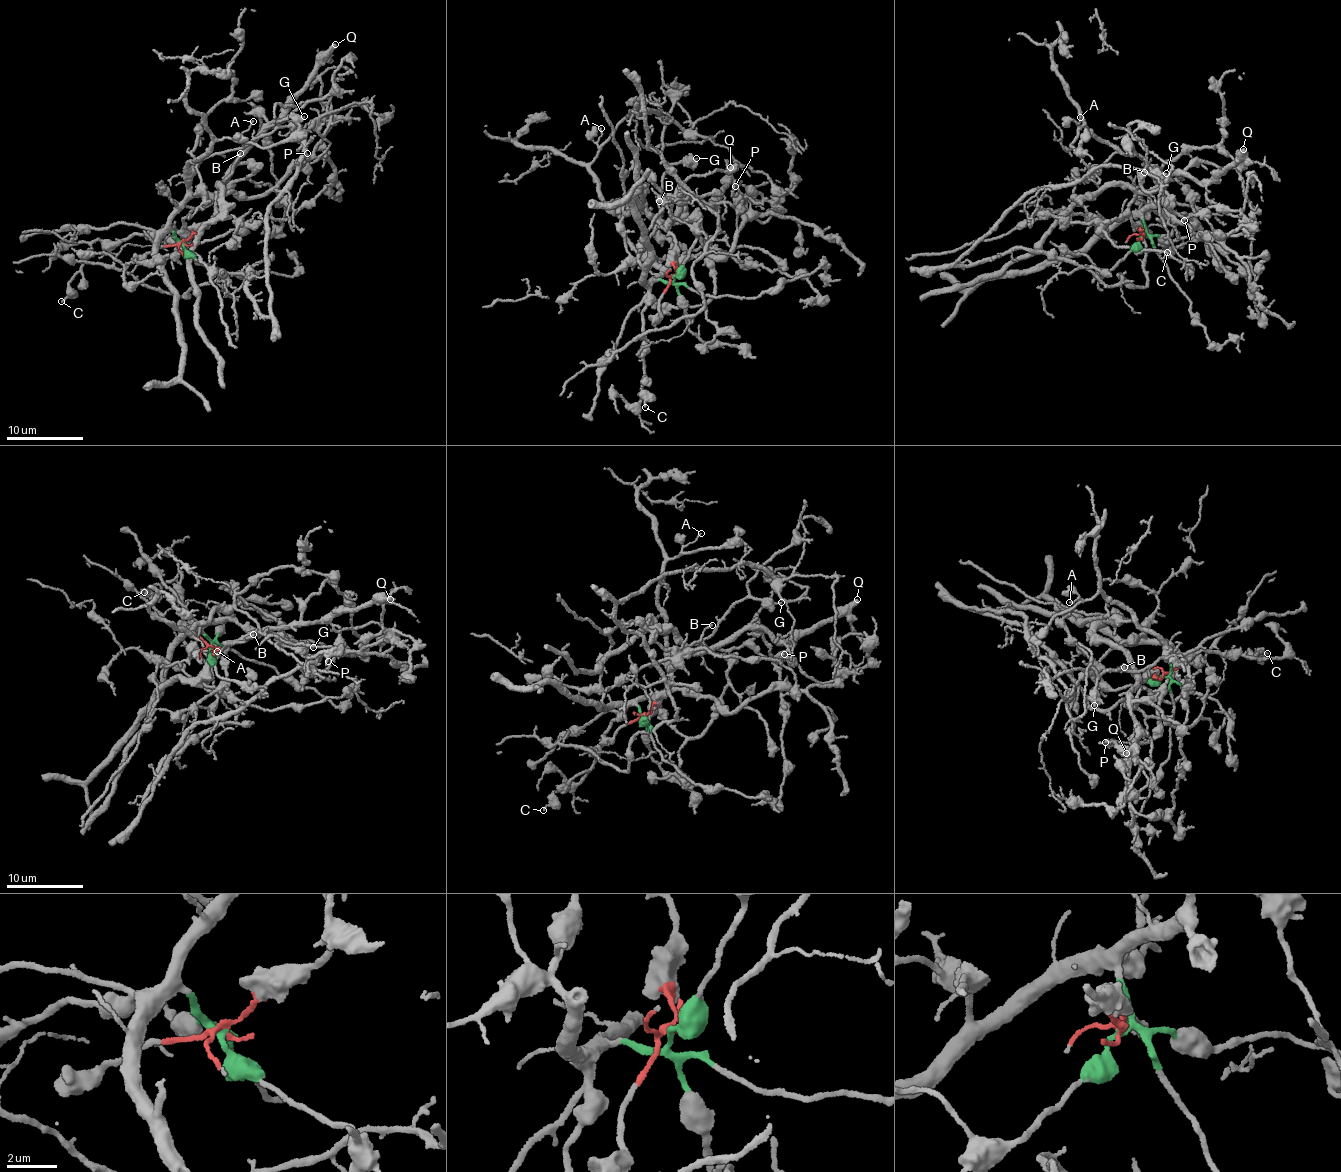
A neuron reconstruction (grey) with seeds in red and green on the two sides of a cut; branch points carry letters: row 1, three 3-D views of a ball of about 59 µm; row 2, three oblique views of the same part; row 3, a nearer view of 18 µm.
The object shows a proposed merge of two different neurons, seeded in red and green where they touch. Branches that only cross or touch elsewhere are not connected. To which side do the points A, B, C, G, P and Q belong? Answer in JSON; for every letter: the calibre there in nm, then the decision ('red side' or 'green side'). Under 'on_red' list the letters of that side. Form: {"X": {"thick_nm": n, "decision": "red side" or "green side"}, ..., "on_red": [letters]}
{"A": {"thick_nm": 110, "decision": "green side"}, "B": {"thick_nm": 140, "decision": "red side"}, "C": {"thick_nm": 150, "decision": "green side"}, "G": {"thick_nm": 140, "decision": "green side"}, "P": {"thick_nm": 140, "decision": "red side"}, "Q": {"thick_nm": 440, "decision": "red side"}, "on_red": ["B", "P", "Q"]}

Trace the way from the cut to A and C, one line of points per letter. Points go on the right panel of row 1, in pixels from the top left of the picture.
A: (1142, 236), (1143, 212), (1162, 196), (1159, 172), (1138, 157), (1121, 154), (1085, 123), (1077, 123), (1081, 118)
C: (1142, 236), (1145, 227), (1140, 214), (1153, 209), (1160, 213), (1185, 214), (1186, 219), (1168, 237), (1167, 252)

